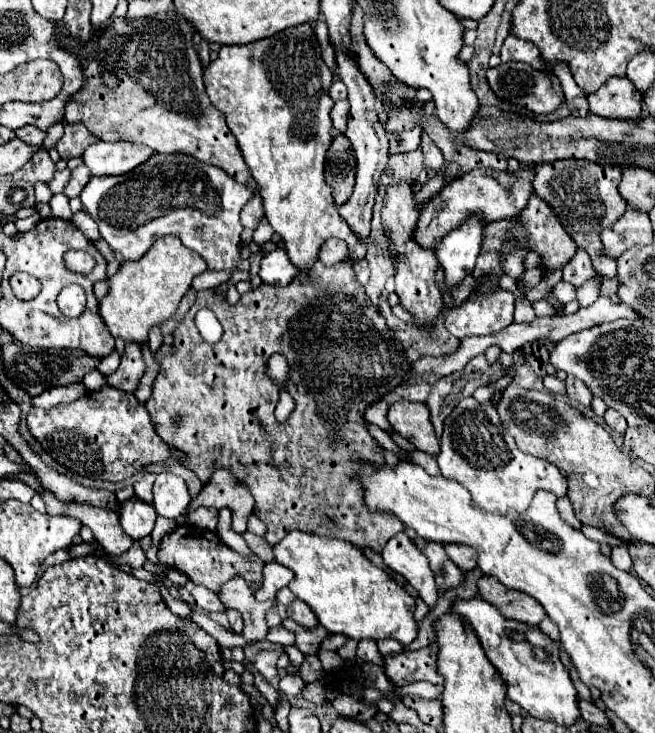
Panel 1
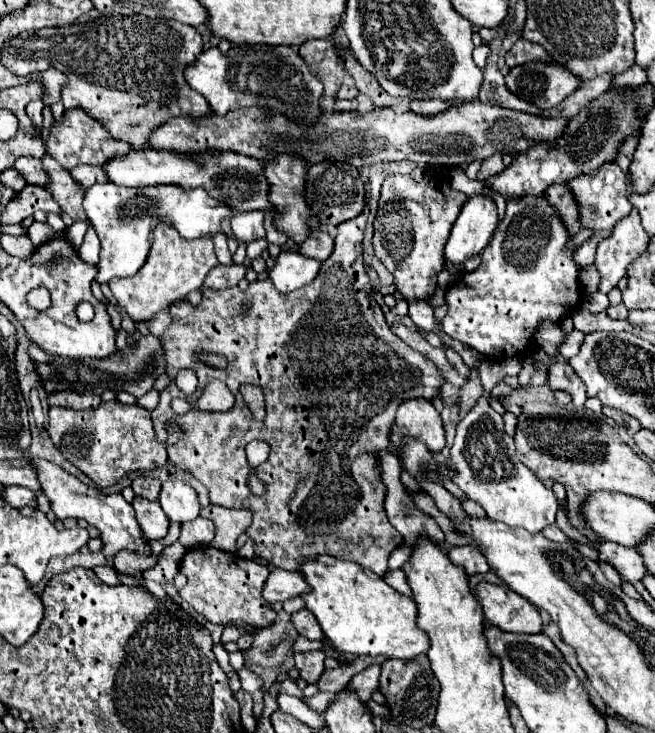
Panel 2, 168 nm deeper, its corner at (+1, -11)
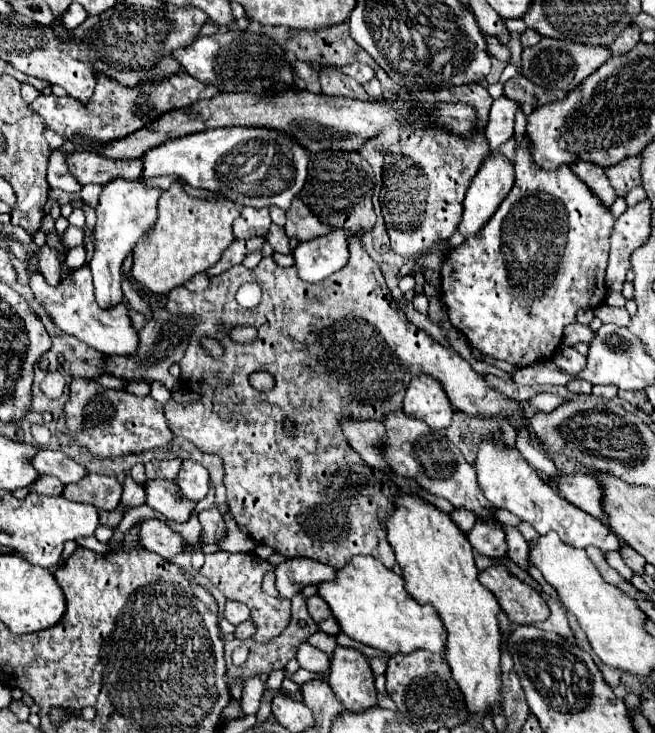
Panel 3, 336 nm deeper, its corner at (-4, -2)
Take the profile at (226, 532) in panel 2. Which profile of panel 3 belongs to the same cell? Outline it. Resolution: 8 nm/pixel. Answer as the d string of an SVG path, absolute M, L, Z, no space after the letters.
M221 505L219 511L223 511L223 517L227 519L227 537L219 543L219 547L223 551L231 551L231 553L253 553L257 543L239 529L239 525L235 523L235 519L229 513L229 507Z

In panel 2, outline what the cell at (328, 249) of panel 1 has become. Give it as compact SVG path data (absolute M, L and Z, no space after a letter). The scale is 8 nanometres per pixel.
M314 230L312 236L310 236L310 240L306 240L306 244L298 246L300 254L304 254L306 258L314 258L318 262L328 260L330 254L332 254L332 250L334 250L334 240L324 230Z

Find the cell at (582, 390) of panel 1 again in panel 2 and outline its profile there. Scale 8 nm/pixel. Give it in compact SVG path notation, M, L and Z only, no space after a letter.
M558 362L558 364L550 366L548 376L550 376L552 390L564 390L564 392L568 392L572 396L572 404L576 408L584 406L584 402L588 400L586 388L584 388L582 380L578 380L578 376L574 374L574 370L568 364Z

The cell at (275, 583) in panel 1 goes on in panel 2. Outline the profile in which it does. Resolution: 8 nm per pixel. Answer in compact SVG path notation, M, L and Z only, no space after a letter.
M272 568L270 576L264 584L264 598L274 604L274 602L284 602L288 598L300 596L302 592L308 592L310 586L304 584L300 572L288 572L280 568Z

